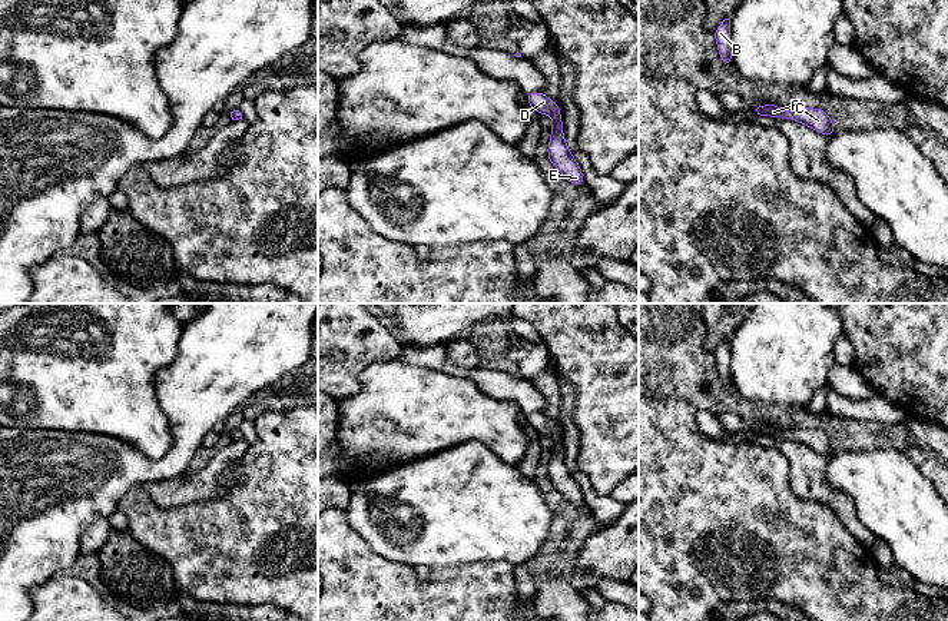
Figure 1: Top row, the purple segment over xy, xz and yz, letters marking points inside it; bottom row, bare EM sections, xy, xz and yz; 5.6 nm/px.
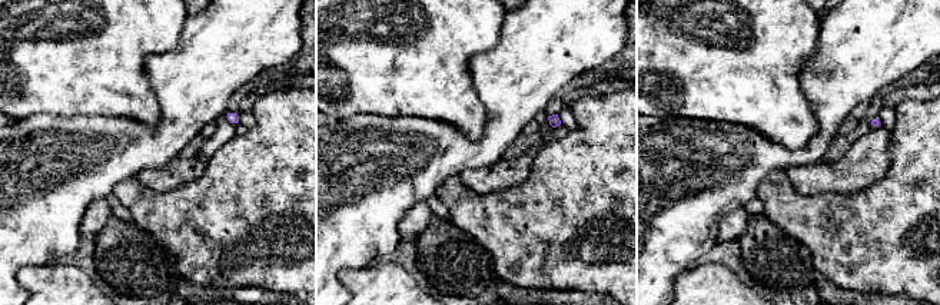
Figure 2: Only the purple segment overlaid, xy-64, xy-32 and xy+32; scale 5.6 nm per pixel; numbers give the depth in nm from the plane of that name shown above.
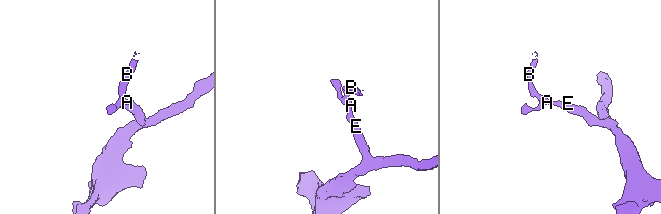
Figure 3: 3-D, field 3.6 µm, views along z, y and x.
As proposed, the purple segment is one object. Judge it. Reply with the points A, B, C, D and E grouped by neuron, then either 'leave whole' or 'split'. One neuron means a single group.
groups A B C D E; leave whole

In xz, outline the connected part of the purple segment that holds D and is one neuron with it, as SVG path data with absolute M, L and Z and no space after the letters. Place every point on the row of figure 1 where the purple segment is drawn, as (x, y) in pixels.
M541 92L528 93L524 97L537 113L550 114L553 117L551 137L547 147L547 155L551 165L570 183L576 186L584 185L584 176L581 173L581 169L564 142L563 119L558 104Z

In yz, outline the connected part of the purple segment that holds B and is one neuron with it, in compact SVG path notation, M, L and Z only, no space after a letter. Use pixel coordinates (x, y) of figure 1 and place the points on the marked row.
M730 17L725 19L716 31L713 33L716 43L717 43L717 52L720 54L720 59L725 66L733 66L732 62L732 53L730 53Z

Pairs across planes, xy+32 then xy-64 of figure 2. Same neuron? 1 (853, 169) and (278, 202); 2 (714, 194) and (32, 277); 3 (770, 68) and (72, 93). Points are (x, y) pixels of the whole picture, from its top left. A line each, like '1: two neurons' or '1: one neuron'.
1: two neurons
2: two neurons
3: one neuron

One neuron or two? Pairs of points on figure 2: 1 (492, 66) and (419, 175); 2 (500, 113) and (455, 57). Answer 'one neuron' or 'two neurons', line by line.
1: one neuron
2: two neurons

